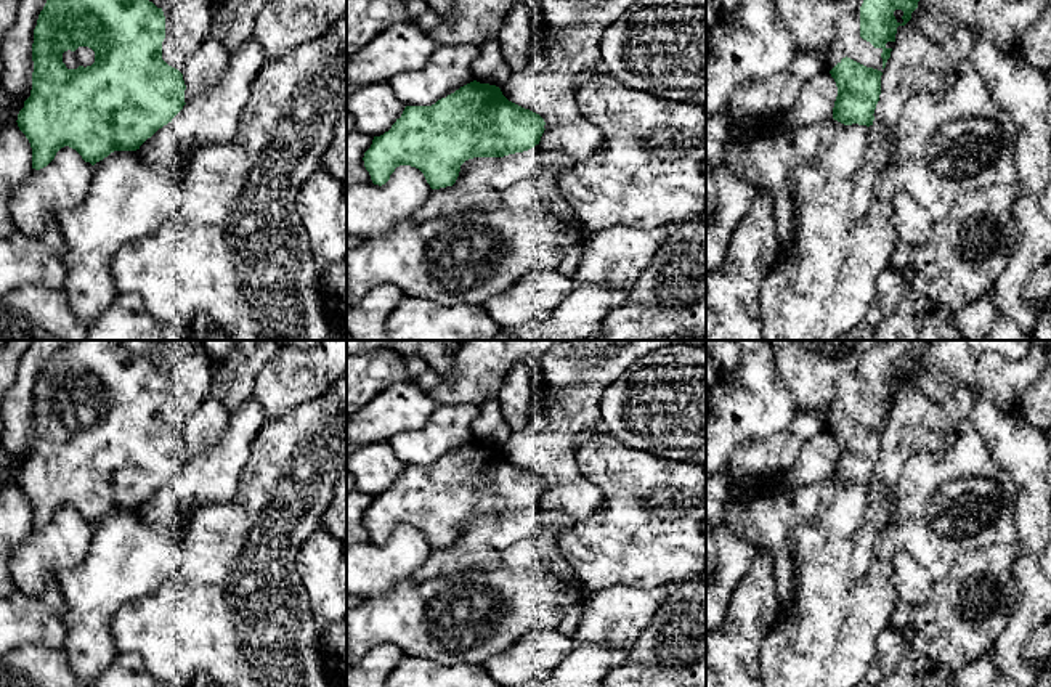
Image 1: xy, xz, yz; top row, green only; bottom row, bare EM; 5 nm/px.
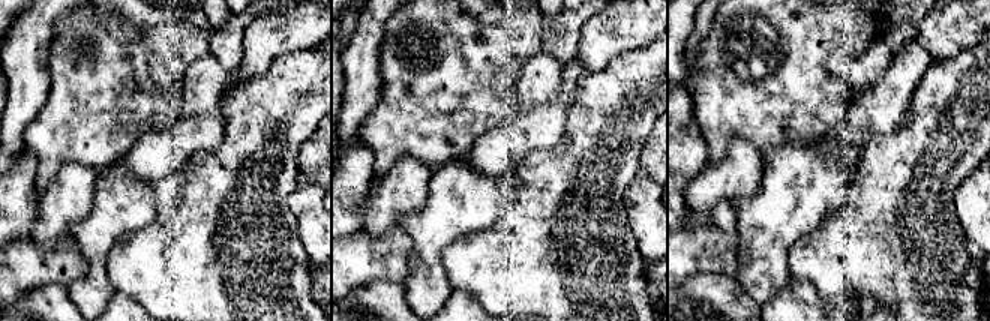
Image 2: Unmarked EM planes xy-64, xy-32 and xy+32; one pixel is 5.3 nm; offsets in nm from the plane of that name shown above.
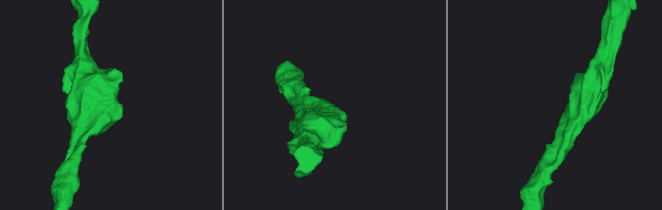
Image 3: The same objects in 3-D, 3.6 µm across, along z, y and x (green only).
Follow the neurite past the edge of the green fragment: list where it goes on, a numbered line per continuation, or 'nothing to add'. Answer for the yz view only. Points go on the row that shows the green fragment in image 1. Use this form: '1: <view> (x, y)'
1: yz (848, 42)

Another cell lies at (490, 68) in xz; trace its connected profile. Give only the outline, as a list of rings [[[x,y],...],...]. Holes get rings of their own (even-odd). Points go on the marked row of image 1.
[[[497,40],[483,42],[478,50],[480,53],[472,64],[472,74],[477,82],[501,87],[513,75],[513,71],[502,58]]]

